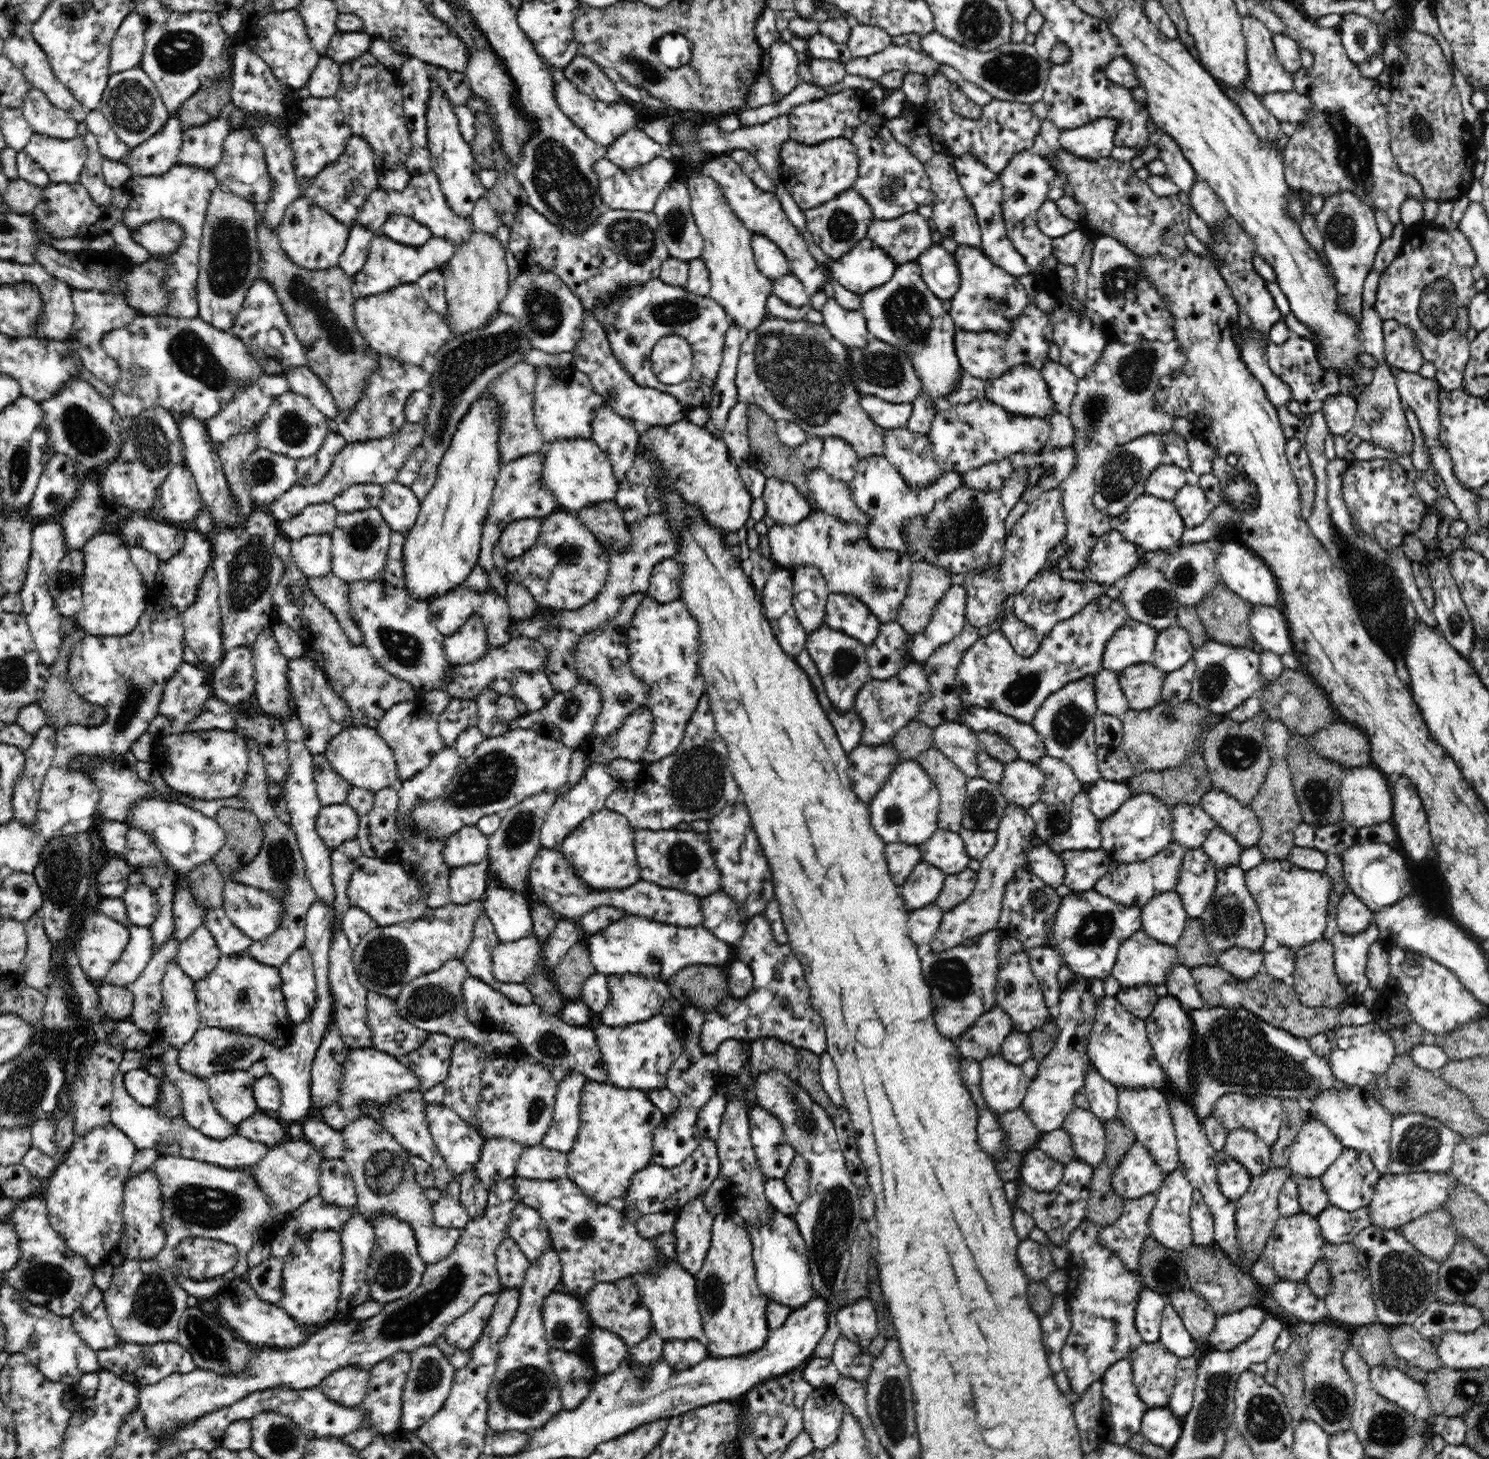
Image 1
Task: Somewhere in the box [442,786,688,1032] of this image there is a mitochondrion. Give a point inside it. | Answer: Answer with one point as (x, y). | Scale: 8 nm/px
(520, 831)

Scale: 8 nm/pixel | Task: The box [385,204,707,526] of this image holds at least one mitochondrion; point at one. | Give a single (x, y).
(464, 363)

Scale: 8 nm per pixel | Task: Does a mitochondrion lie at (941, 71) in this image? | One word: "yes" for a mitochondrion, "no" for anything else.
no

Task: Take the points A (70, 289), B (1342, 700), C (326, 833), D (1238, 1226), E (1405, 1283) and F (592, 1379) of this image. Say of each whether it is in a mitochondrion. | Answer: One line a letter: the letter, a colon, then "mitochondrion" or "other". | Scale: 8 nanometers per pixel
A: other
B: other
C: other
D: other
E: mitochondrion
F: other

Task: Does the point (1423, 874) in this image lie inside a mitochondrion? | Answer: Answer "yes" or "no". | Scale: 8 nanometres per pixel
no

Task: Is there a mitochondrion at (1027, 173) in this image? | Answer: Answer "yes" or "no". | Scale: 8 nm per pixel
yes

